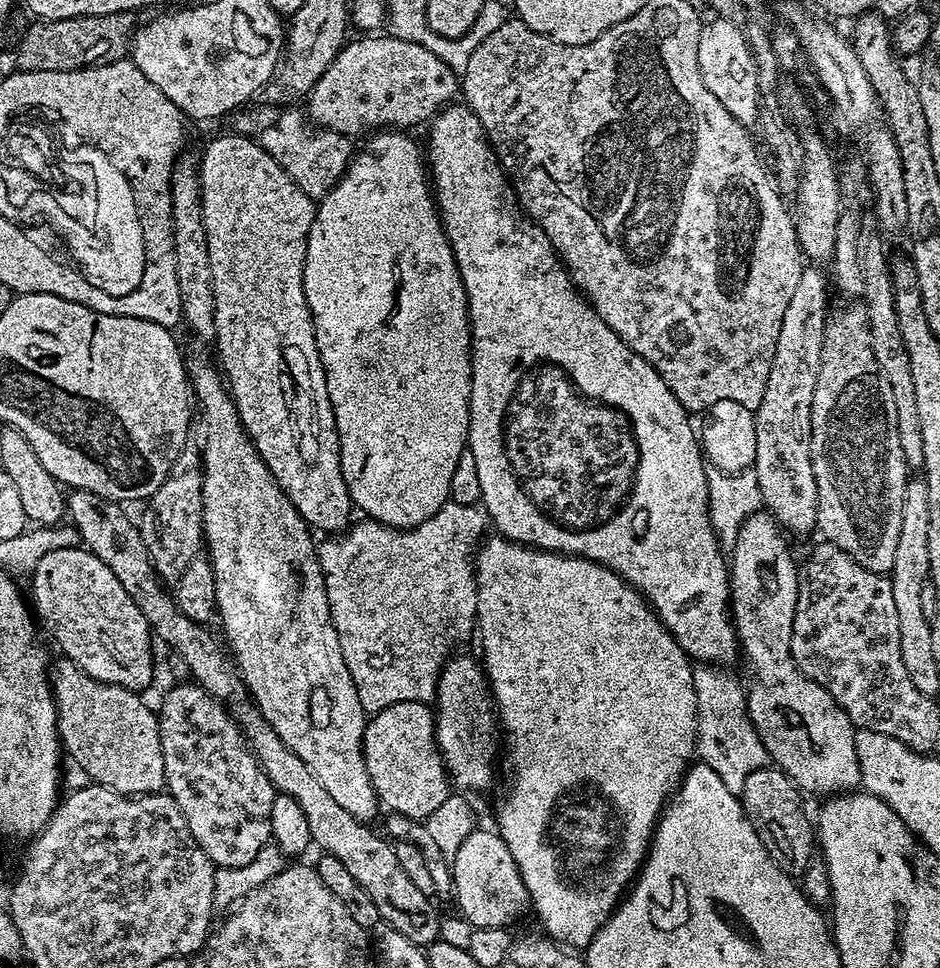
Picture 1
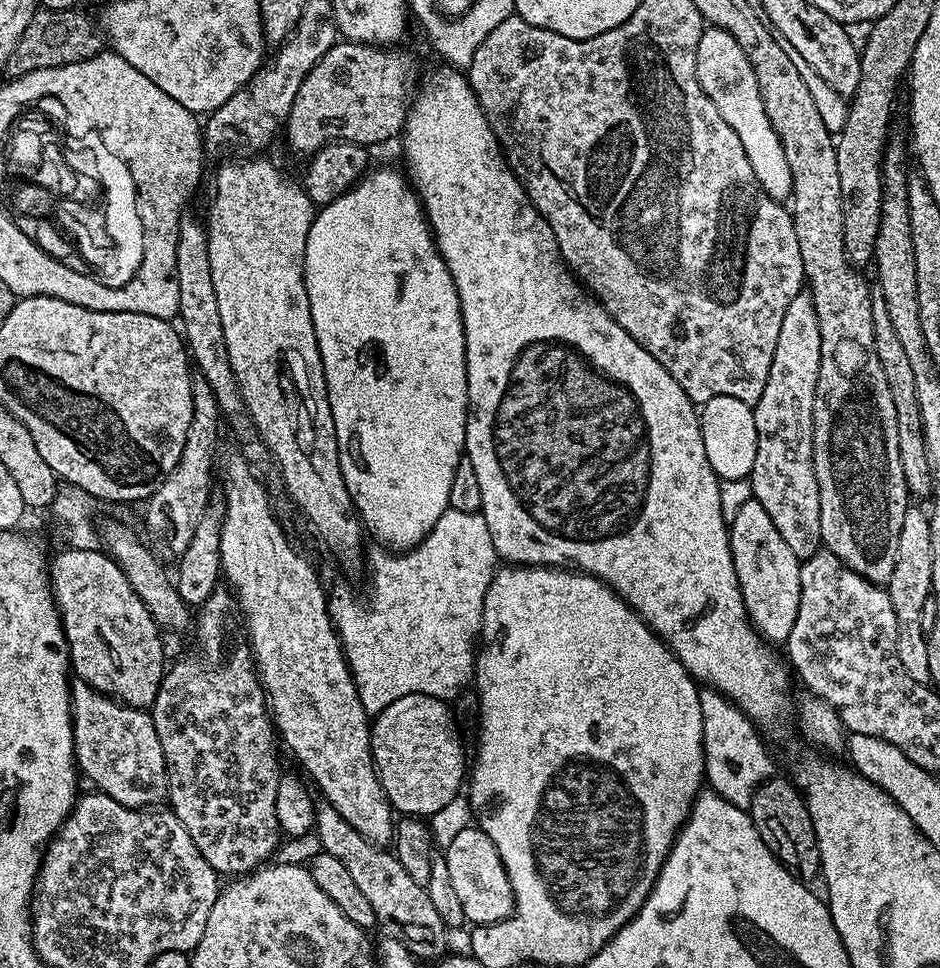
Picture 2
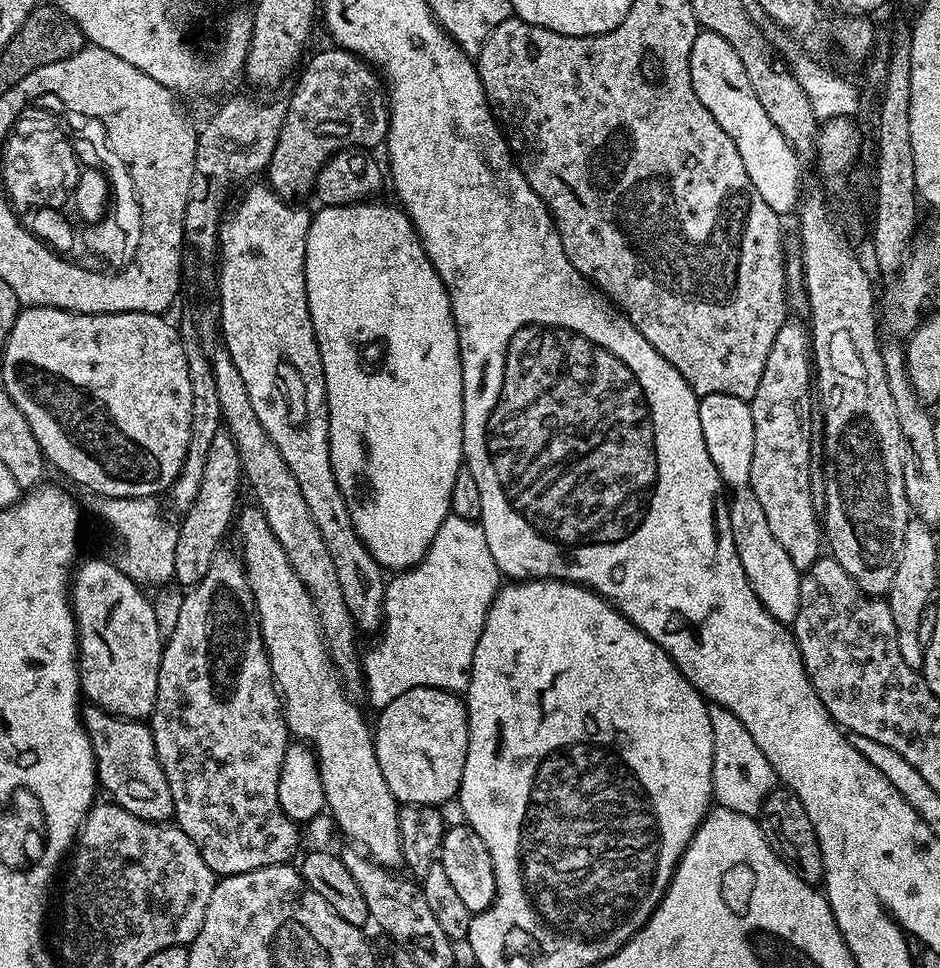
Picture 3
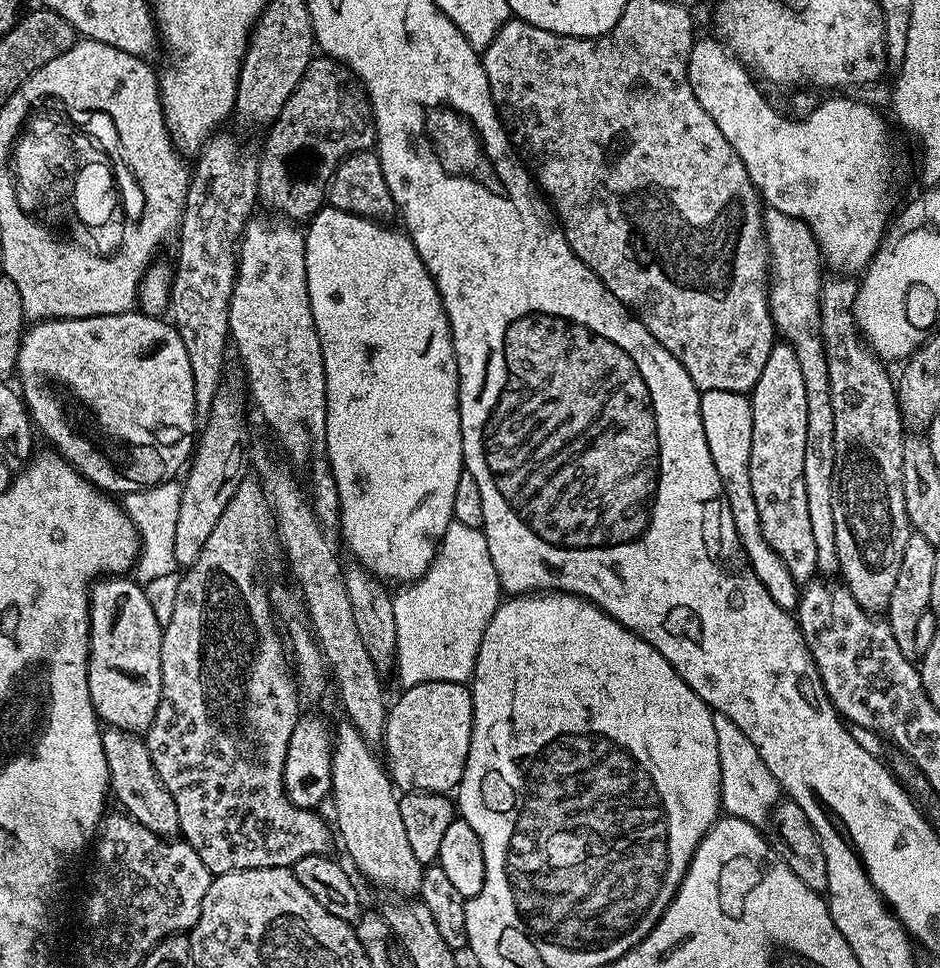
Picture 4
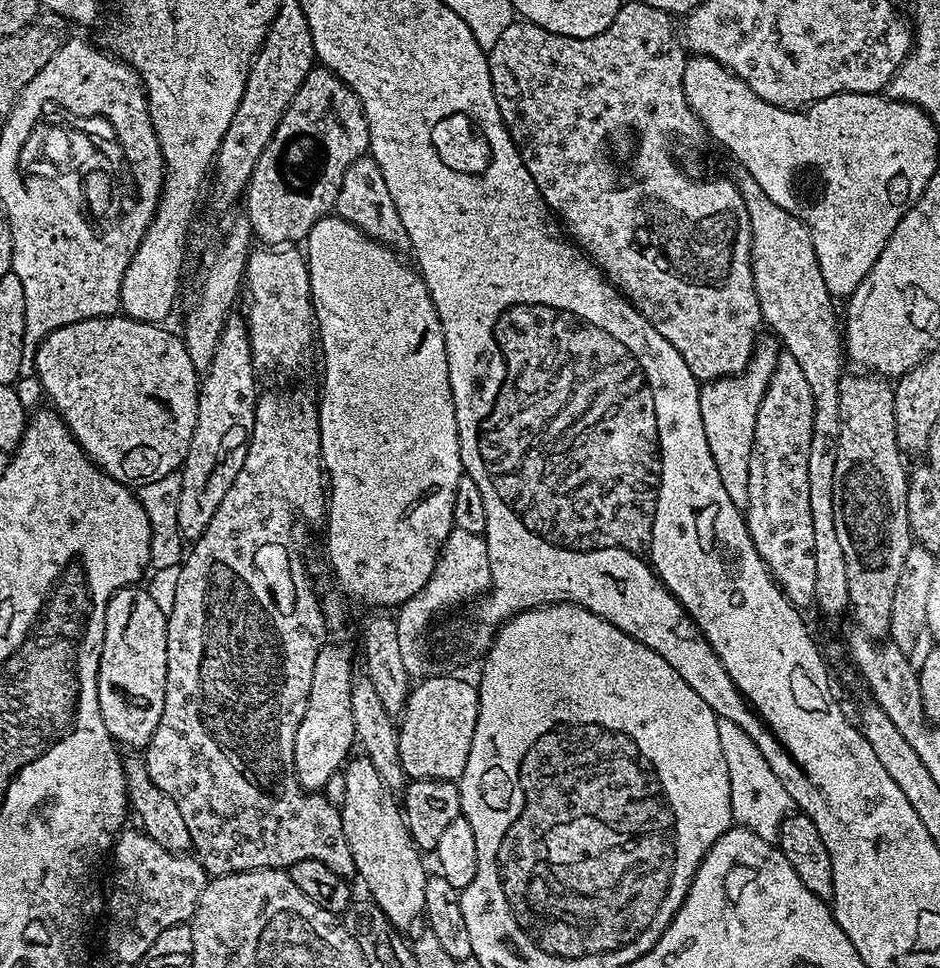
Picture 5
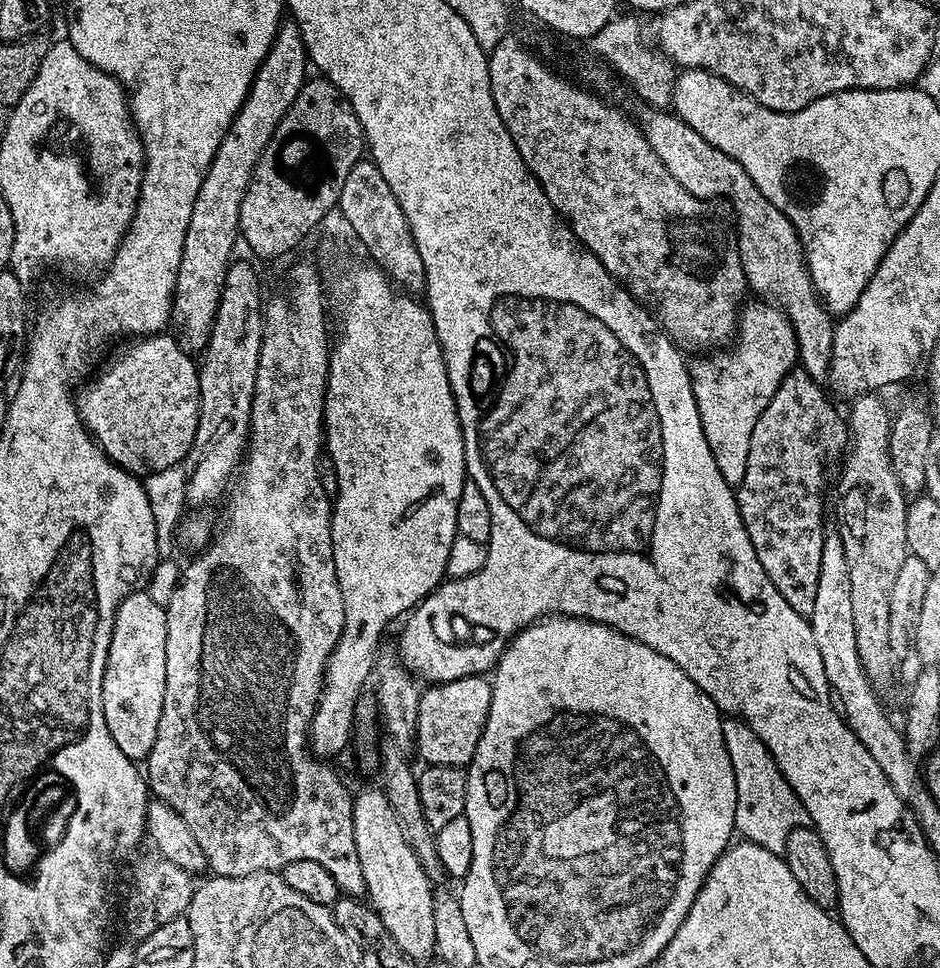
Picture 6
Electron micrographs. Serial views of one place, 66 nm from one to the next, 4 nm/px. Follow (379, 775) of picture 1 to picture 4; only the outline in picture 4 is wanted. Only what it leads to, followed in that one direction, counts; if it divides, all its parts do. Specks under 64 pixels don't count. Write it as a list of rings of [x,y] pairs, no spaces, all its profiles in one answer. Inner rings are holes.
[[[422,682],[412,688],[404,688],[401,693],[396,701],[391,701],[382,745],[382,756],[393,785],[400,790],[445,794],[459,789],[472,737],[471,687],[454,682]]]

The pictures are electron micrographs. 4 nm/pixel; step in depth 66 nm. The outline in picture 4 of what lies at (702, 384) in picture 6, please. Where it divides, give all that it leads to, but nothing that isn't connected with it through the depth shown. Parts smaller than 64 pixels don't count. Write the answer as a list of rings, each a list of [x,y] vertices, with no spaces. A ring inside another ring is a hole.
[[[730,390],[701,391],[700,413],[702,414],[702,430],[706,430],[706,446],[710,446],[710,458],[714,458],[714,470],[718,470],[718,478],[724,487],[724,496],[730,506],[730,514],[734,518],[734,530],[738,530],[738,538],[744,547],[748,565],[758,574],[758,582],[766,586],[766,594],[778,602],[778,606],[792,610],[798,604],[798,585],[795,578],[786,570],[786,562],[770,550],[770,542],[762,538],[762,522],[758,522],[758,505],[754,502],[754,486],[750,486],[750,442],[752,441],[752,401],[745,393]]]

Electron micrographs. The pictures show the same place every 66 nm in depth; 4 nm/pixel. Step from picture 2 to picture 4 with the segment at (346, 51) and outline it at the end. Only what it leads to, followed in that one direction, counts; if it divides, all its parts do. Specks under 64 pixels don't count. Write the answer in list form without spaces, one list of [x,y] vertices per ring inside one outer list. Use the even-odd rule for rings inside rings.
[[[316,58],[306,70],[302,82],[298,82],[296,89],[290,94],[290,98],[286,98],[286,106],[282,106],[280,117],[272,121],[267,132],[264,152],[259,153],[259,203],[263,207],[265,204],[266,207],[273,208],[276,211],[273,213],[289,222],[307,222],[325,207],[328,184],[340,163],[350,154],[369,151],[375,145],[376,119],[364,85],[352,75],[351,70],[336,60]]]

